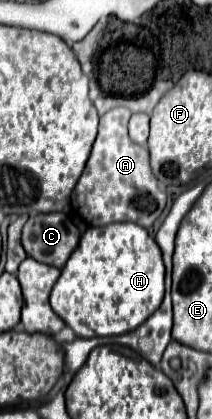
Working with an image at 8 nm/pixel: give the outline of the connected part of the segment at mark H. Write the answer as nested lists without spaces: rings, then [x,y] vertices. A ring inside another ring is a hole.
[[[117,222],[107,226],[87,228],[79,240],[79,246],[61,268],[61,276],[55,282],[49,302],[53,312],[81,338],[95,336],[119,336],[141,326],[161,304],[165,292],[165,266],[157,242],[145,228],[131,222]]]

